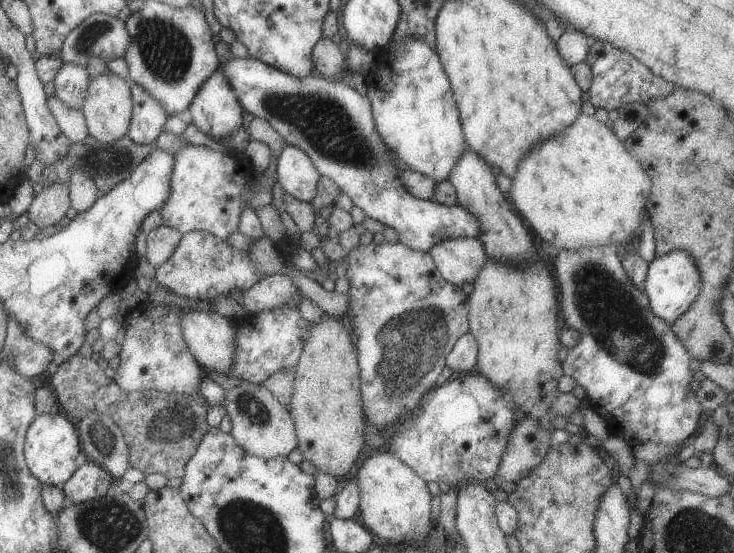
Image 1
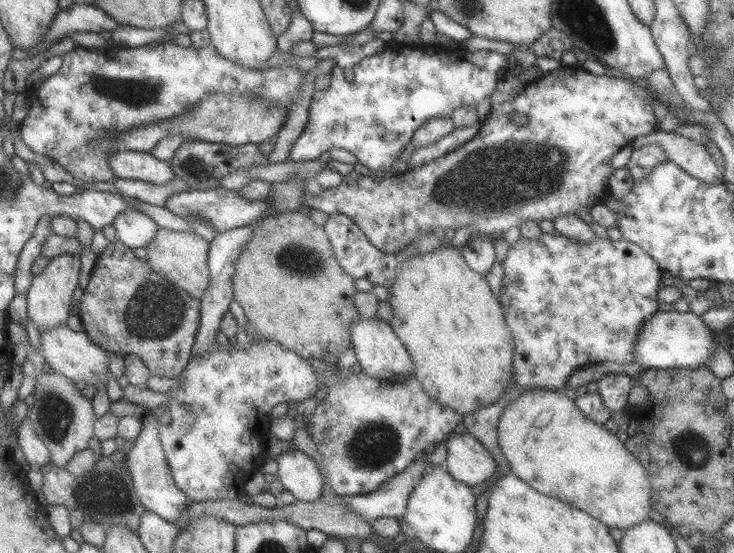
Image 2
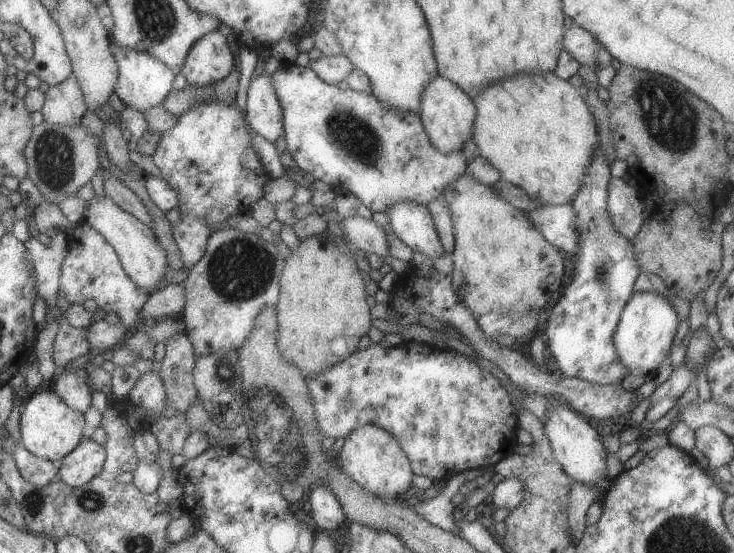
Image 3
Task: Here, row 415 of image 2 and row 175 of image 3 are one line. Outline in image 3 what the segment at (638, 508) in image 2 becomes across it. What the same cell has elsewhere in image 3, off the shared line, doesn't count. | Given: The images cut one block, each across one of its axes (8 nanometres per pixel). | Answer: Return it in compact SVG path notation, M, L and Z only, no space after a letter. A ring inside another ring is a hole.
M555 72L543 74L515 74L511 78L487 84L475 98L473 142L477 144L477 156L483 156L491 166L501 172L501 180L523 188L541 206L565 206L571 204L585 170L591 164L595 144L599 142L599 130L591 108L579 96L577 88L559 78Z

